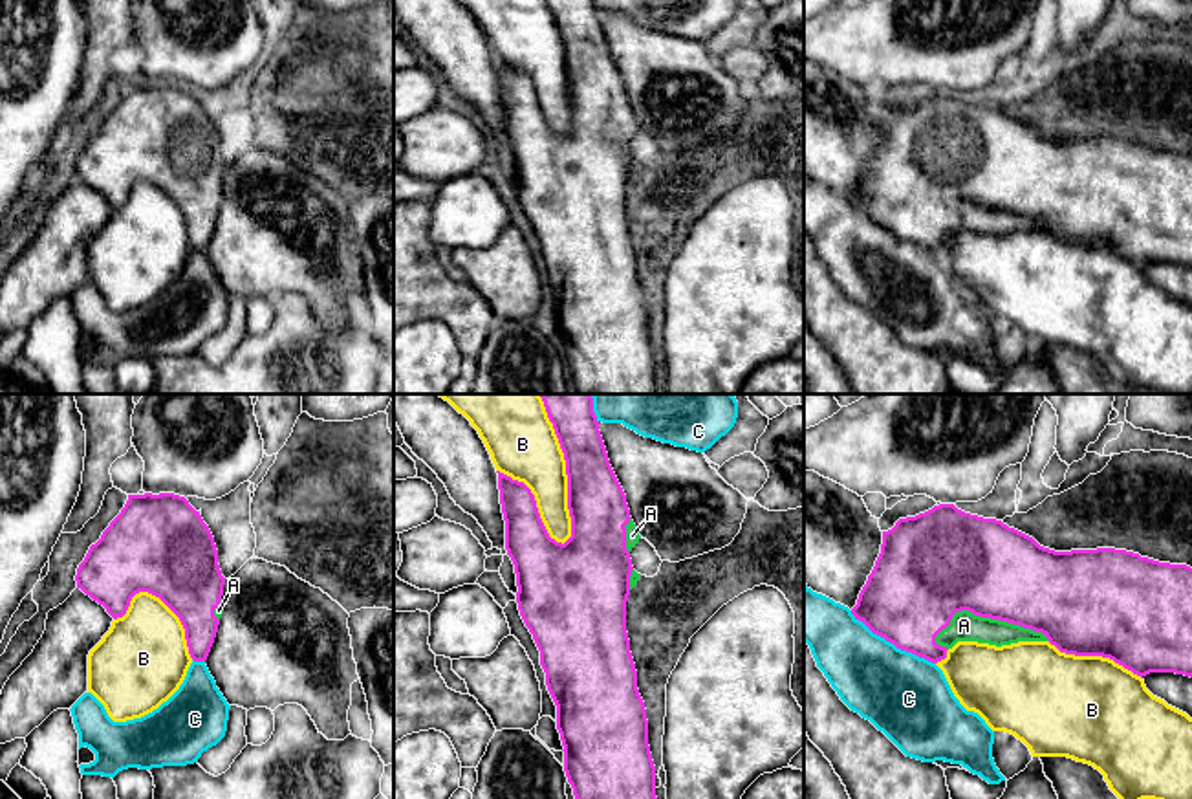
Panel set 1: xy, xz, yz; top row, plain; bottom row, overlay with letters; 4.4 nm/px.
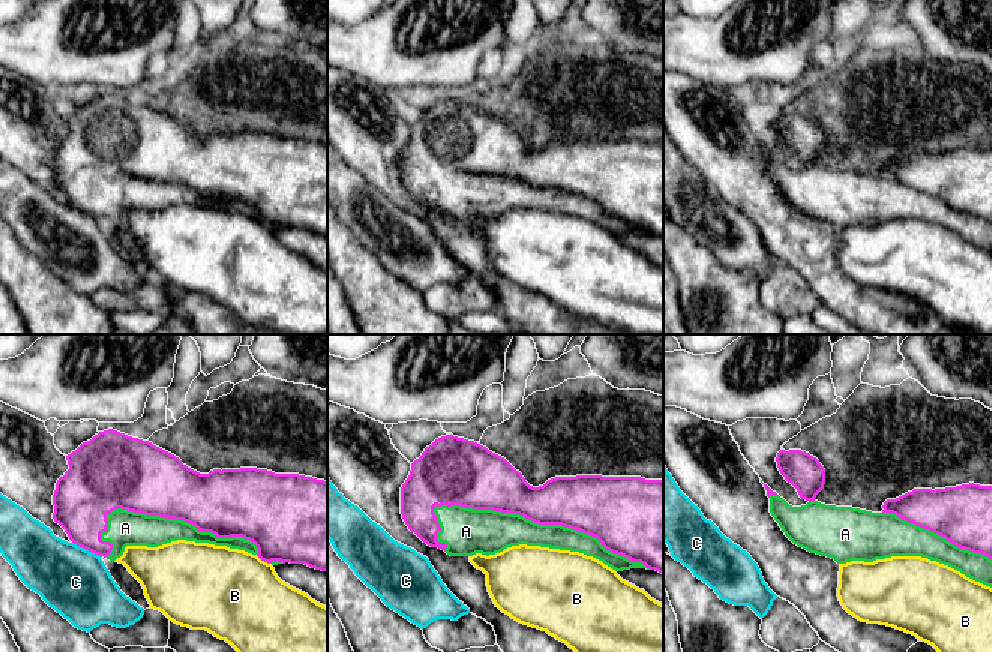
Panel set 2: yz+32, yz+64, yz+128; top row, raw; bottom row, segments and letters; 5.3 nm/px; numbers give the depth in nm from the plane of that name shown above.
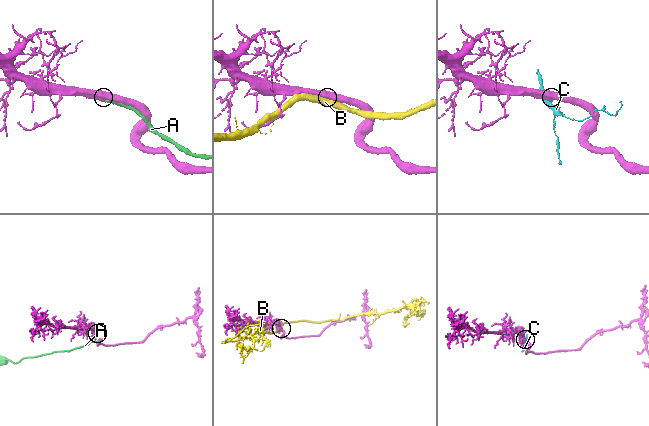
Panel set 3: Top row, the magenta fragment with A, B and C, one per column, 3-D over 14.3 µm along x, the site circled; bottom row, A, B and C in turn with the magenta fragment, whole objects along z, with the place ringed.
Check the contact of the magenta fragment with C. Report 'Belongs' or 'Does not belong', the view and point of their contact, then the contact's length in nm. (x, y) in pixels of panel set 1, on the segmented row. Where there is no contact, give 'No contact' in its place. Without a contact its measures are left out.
Does not belong. Touches magenta at yz (892, 642). Shared border 440 nm

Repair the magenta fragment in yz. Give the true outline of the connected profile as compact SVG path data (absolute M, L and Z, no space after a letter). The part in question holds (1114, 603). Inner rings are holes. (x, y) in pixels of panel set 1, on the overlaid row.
M954 504L899 519L892 530L883 531L881 553L851 614L897 649L932 663L945 660L958 641L996 647L1049 641L1066 654L1110 658L1141 678L1150 673L1192 678L1190 566L1159 563L1115 548L1055 552L1002 520L965 513Z

